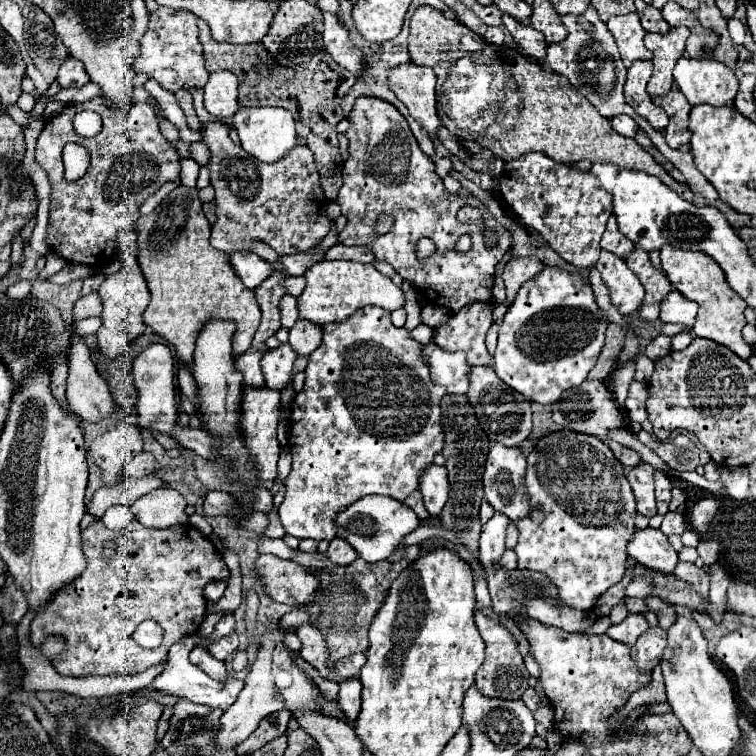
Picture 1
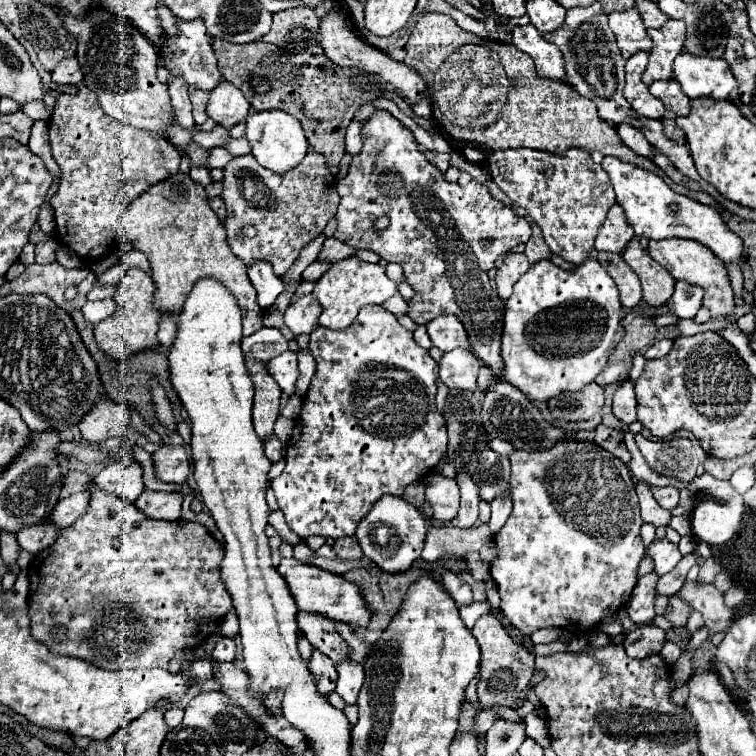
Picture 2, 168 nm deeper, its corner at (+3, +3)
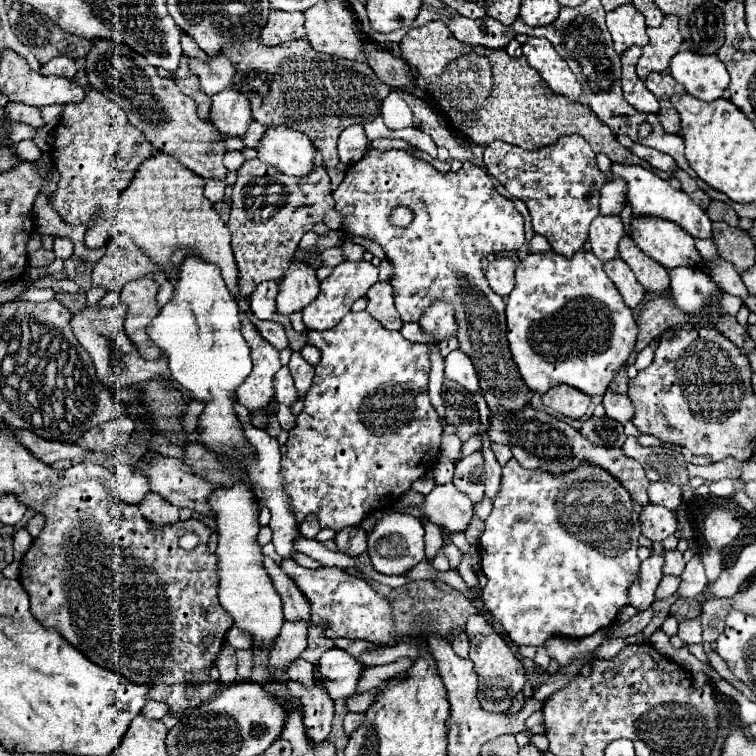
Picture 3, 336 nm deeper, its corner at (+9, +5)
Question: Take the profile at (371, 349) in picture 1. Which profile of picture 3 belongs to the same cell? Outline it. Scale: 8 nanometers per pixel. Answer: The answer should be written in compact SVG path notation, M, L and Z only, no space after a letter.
M365 310L363 312L349 312L335 328L323 330L323 332L313 330L313 332L309 332L307 338L309 338L309 344L317 346L323 356L321 356L321 362L315 366L315 378L313 378L309 392L305 394L303 410L297 416L297 426L289 432L287 454L281 460L281 464L283 464L281 476L285 480L285 492L289 494L297 522L305 520L307 516L317 516L321 522L321 528L333 528L335 532L339 532L347 526L357 526L371 512L381 512L381 510L391 508L397 502L397 498L401 498L401 494L405 494L417 478L421 478L423 474L429 472L429 468L433 466L433 462L429 462L429 460L435 460L439 456L443 424L441 424L435 408L431 406L429 394L427 394L427 382L429 382L429 370L431 370L431 358L429 358L429 346L427 344L415 344L415 342L405 340L401 336L401 332L385 330Z

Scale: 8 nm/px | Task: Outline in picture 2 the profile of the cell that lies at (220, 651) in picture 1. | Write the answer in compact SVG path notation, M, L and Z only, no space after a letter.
M223 636L223 638L217 642L215 650L213 650L213 660L233 662L233 658L235 658L235 642L233 642L233 638Z

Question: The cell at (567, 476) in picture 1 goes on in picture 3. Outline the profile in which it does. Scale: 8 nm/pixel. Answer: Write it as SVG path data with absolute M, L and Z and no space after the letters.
M509 460L503 466L501 472L501 488L499 494L493 498L493 510L489 518L485 520L485 532L479 542L481 550L481 568L483 572L487 570L487 586L481 590L481 598L485 602L485 608L495 616L495 620L503 626L507 636L517 644L517 646L541 646L547 638L553 636L567 636L567 638L583 638L591 636L597 630L613 624L617 620L617 614L623 606L629 604L629 588L637 578L639 564L641 560L637 558L637 536L641 534L639 530L639 514L635 510L635 504L631 496L625 492L609 472L603 468L593 468L589 464L581 464L577 470L561 474L561 476L549 476L547 472L537 472L537 470L525 470L517 464L517 460Z

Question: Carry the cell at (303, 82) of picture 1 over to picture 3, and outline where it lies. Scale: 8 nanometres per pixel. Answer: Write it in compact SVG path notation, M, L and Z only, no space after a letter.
M307 38L279 46L265 46L257 40L249 40L225 46L223 54L235 64L237 76L233 88L247 96L253 118L263 126L287 126L307 134L313 146L323 154L325 168L335 168L339 164L339 134L347 126L363 126L375 120L381 102L391 92L391 88L385 88L385 84L373 76L367 64L325 56L317 52Z

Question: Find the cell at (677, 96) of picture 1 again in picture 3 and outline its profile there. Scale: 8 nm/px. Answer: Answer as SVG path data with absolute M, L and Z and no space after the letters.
M659 72L659 74L649 74L645 78L647 88L657 96L673 96L673 94L685 94L685 88L667 72Z

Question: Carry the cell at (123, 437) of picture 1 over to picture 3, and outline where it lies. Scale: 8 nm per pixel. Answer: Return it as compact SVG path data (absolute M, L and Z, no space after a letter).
M118 464L113 469L113 490L117 496L129 504L139 504L149 492L149 480L133 466Z

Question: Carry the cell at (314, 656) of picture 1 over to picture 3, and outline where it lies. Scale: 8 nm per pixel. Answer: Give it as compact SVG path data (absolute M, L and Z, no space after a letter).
M315 680L313 688L305 688L303 684L287 684L287 688L303 702L303 724L305 732L309 732L309 740L313 744L321 744L327 738L333 722L333 700L325 692L325 686Z

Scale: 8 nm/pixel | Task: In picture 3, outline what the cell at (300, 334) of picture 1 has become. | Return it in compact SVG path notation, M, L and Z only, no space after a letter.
M291 260L279 282L277 294L277 310L285 316L303 310L309 302L313 302L319 294L317 270L309 268L307 262Z

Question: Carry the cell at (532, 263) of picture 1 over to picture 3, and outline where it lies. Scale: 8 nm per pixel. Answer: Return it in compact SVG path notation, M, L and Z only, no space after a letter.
M495 258L489 262L487 270L485 270L485 278L489 282L489 286L499 294L499 296L507 296L513 290L513 280L515 276L515 262L511 258Z

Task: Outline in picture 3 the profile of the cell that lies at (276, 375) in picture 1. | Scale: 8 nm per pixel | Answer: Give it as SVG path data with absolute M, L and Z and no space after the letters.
M283 366L283 368L277 372L273 384L275 384L275 400L277 400L279 404L291 406L291 404L295 404L295 402L299 400L299 394L297 394L297 390L295 390L295 386L293 386L293 378L291 378L291 374L289 374L289 368Z

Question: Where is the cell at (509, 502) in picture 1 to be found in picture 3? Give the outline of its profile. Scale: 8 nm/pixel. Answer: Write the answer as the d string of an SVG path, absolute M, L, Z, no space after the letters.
M473 452L471 456L459 460L455 464L455 474L453 474L453 484L457 490L467 494L473 502L479 502L485 494L483 488L483 460L479 452Z

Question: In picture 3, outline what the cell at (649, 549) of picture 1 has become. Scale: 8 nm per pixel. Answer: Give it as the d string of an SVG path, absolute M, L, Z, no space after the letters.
M669 550L669 552L665 552L663 556L665 556L665 568L663 568L663 574L681 576L681 572L685 570L683 554L681 554L679 550Z

